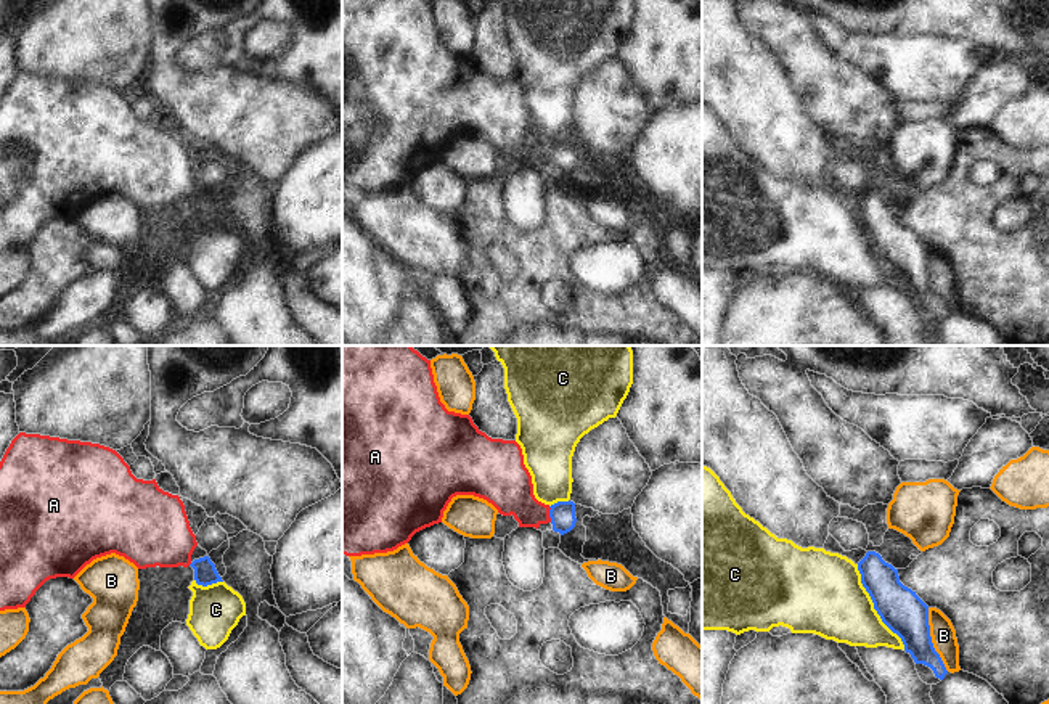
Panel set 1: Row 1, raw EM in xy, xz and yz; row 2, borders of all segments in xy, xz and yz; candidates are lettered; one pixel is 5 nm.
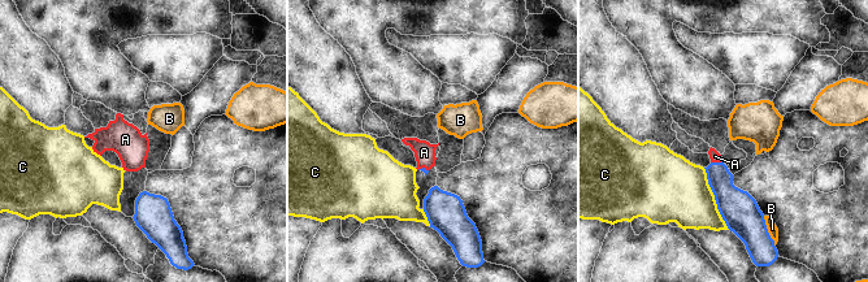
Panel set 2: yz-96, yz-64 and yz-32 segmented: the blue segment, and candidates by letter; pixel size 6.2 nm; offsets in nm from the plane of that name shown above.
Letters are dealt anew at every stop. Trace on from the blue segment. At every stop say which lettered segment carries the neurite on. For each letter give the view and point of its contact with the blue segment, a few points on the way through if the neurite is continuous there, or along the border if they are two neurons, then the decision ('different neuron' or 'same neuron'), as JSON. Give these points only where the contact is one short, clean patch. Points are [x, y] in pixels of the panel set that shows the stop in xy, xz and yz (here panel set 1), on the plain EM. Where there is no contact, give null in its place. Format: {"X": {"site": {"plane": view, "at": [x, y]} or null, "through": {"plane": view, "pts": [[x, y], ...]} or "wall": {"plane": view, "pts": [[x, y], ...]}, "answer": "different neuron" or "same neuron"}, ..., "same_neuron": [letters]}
{"A": {"site": {"plane": "xz", "at": [550, 155]}, "through": {"plane": "xz", "pts": [[563, 153], [550, 155], [534, 153], [508, 127]]}, "answer": "same neuron"}, "B": {"site": {"plane": "yz", "at": [930, 280]}, "wall": {"plane": "yz", "pts": [[927, 248], [930, 282], [948, 311]]}, "answer": "different neuron"}, "C": {"site": {"plane": "yz", "at": [874, 248]}, "answer": "different neuron"}, "same_neuron": ["A"]}

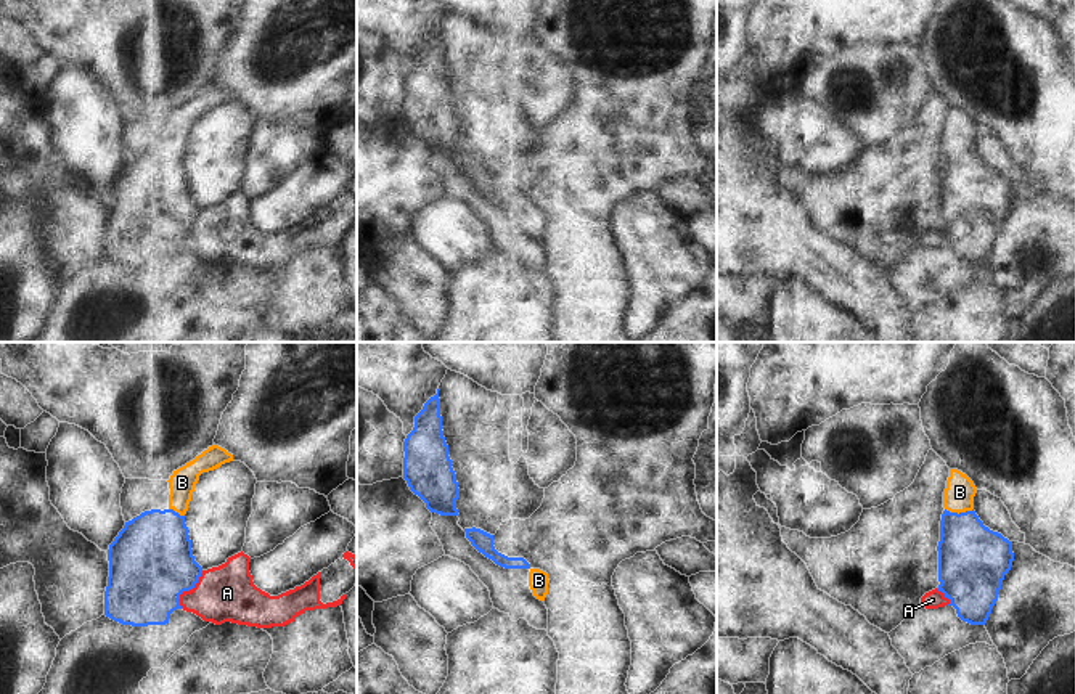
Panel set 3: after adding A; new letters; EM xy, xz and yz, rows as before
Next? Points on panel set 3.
{"A": {"site": {"plane": "xy", "at": [188, 230]}, "answer": "different neuron"}, "B": {"site": {"plane": "yz", "at": [960, 153]}, "through": {"plane": "yz", "pts": [[972, 200], [960, 167], [960, 153], [960, 132]]}, "answer": "same neuron"}, "same_neuron": ["B"]}

